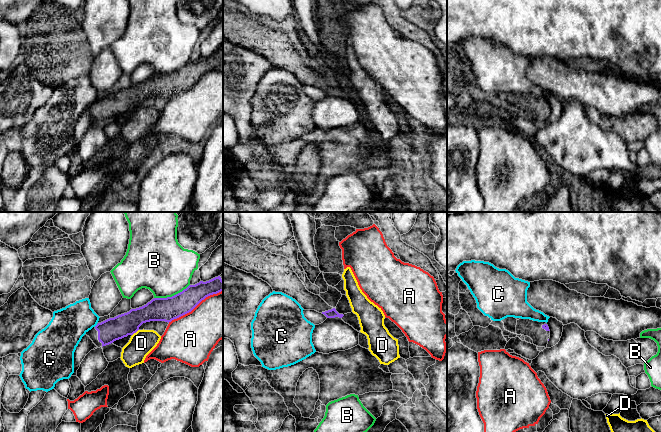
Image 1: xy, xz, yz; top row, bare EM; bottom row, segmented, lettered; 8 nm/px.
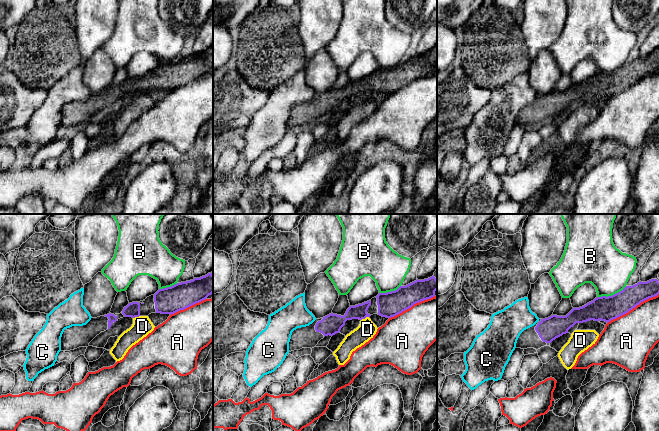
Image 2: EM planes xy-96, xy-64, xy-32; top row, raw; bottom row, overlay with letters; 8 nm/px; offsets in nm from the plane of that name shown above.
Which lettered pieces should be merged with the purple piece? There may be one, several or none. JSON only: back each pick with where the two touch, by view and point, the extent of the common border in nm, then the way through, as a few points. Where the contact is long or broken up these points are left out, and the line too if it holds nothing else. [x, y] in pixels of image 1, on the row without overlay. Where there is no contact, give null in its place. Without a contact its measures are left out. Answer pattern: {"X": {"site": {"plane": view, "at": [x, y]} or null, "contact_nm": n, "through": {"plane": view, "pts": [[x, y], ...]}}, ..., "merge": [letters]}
{"merge": []}

